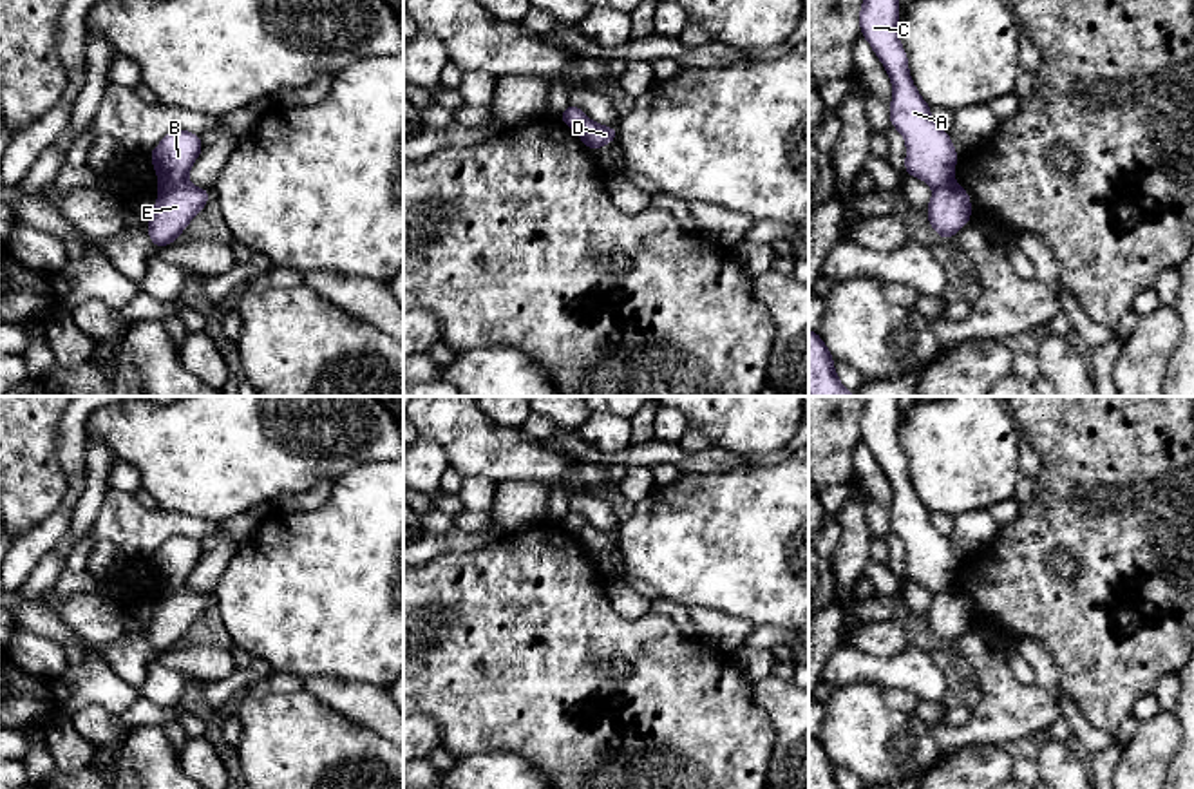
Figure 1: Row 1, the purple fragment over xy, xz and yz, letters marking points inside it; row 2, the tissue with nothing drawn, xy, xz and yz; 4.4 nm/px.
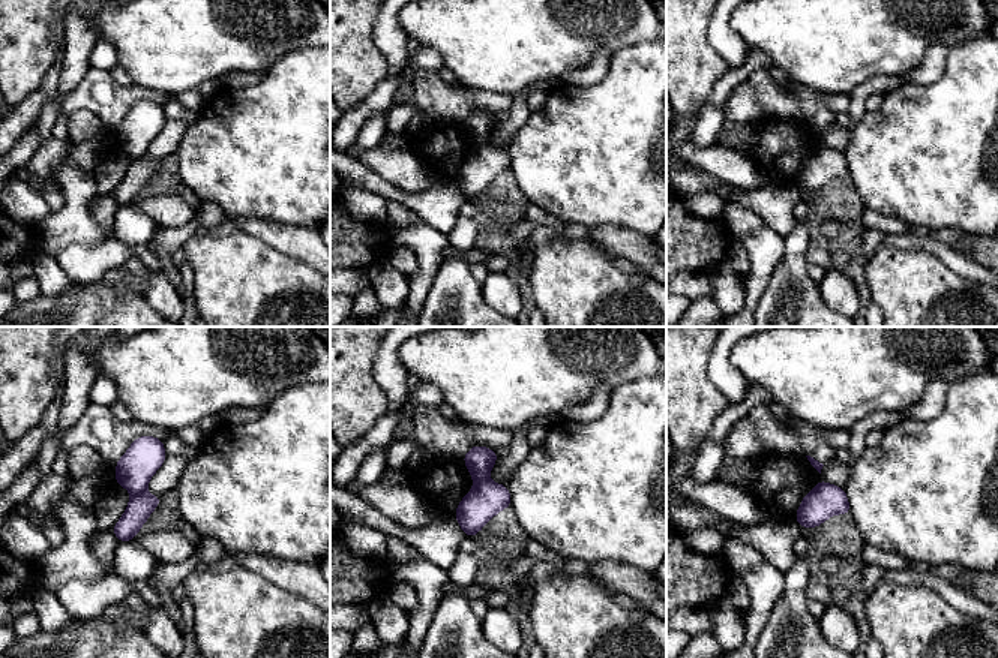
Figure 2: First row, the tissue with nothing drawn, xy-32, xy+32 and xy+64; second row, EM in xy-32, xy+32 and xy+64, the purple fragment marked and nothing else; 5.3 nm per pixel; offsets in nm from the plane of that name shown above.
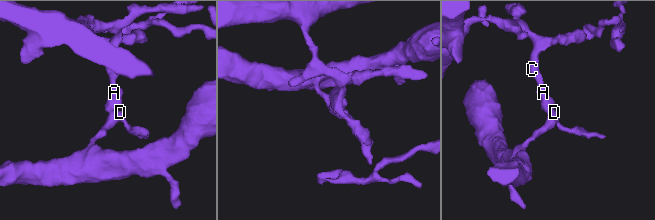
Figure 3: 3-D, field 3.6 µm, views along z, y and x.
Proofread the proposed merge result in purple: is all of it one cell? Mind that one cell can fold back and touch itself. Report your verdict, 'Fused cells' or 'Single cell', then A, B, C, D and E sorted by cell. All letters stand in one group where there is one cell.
Fused cells. Groups: A B C / D E

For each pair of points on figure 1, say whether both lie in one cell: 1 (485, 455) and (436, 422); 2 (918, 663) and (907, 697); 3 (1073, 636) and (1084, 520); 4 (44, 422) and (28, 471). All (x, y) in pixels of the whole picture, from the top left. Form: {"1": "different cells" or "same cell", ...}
{"1": "same cell", "2": "different cells", "3": "same cell", "4": "same cell"}

